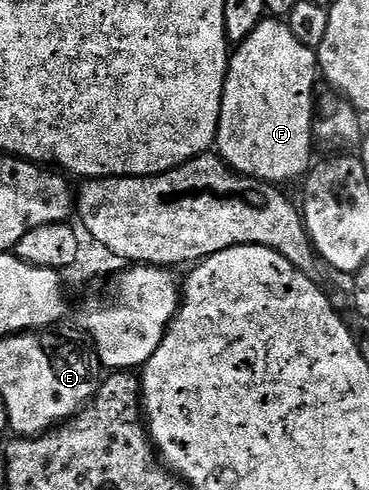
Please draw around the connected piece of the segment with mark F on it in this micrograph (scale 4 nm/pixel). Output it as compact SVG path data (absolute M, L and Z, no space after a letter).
M264 19L244 41L234 46L235 54L226 62L227 77L221 99L219 130L215 136L218 156L235 172L245 177L255 177L276 187L286 186L286 181L298 182L313 164L313 126L317 112L316 50L305 47L283 19Z

